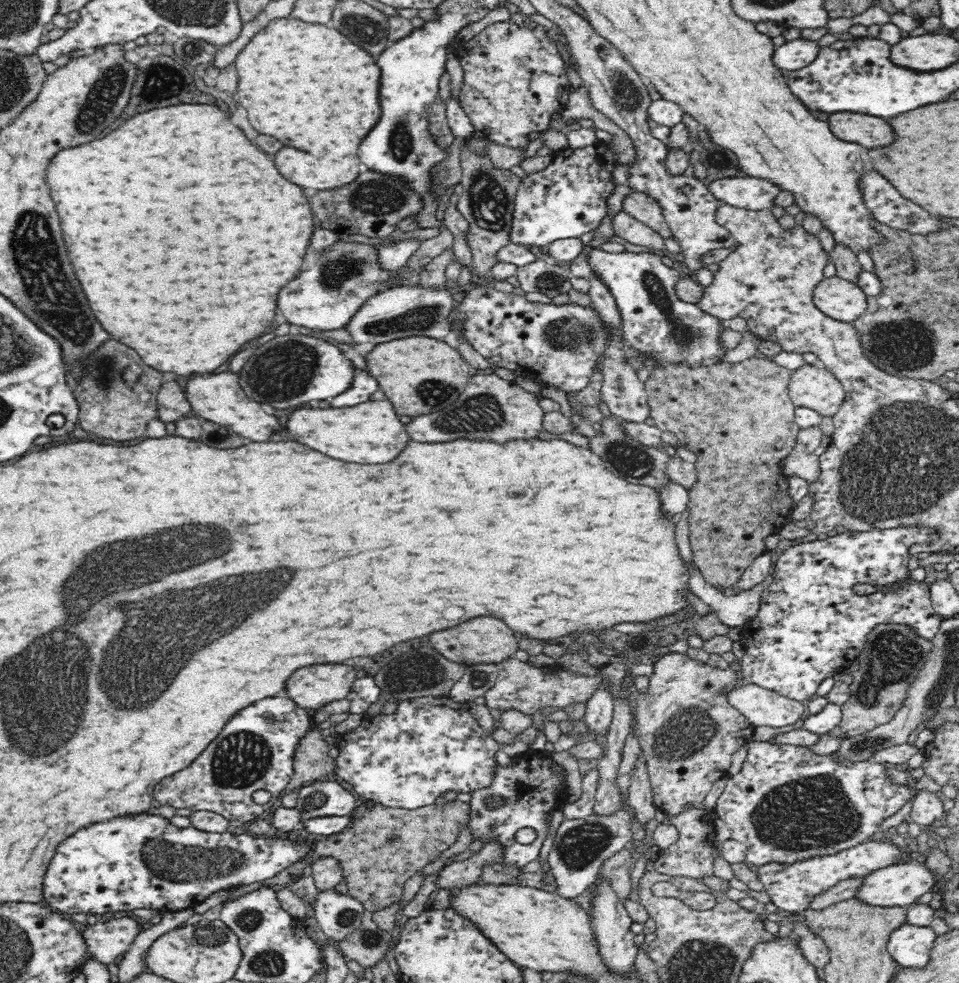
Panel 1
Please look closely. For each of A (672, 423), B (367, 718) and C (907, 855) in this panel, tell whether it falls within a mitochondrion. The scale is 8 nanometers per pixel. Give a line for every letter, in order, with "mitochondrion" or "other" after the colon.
A: other
B: other
C: other

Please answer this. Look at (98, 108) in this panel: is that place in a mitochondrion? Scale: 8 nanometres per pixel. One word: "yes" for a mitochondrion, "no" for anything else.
yes

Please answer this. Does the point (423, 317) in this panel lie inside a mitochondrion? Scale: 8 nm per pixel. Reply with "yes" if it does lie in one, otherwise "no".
yes

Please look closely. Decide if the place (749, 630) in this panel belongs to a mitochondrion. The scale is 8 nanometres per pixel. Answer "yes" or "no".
no

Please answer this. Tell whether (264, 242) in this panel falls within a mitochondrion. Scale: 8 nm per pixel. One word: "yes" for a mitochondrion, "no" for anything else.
no

